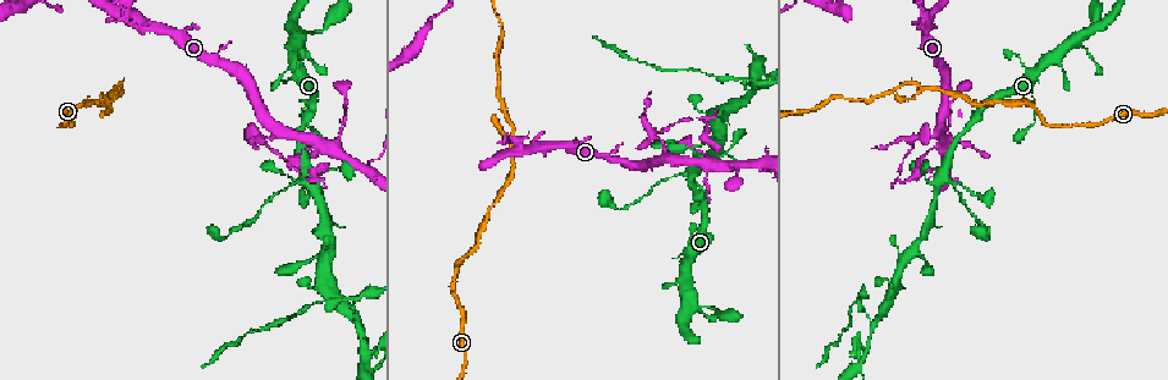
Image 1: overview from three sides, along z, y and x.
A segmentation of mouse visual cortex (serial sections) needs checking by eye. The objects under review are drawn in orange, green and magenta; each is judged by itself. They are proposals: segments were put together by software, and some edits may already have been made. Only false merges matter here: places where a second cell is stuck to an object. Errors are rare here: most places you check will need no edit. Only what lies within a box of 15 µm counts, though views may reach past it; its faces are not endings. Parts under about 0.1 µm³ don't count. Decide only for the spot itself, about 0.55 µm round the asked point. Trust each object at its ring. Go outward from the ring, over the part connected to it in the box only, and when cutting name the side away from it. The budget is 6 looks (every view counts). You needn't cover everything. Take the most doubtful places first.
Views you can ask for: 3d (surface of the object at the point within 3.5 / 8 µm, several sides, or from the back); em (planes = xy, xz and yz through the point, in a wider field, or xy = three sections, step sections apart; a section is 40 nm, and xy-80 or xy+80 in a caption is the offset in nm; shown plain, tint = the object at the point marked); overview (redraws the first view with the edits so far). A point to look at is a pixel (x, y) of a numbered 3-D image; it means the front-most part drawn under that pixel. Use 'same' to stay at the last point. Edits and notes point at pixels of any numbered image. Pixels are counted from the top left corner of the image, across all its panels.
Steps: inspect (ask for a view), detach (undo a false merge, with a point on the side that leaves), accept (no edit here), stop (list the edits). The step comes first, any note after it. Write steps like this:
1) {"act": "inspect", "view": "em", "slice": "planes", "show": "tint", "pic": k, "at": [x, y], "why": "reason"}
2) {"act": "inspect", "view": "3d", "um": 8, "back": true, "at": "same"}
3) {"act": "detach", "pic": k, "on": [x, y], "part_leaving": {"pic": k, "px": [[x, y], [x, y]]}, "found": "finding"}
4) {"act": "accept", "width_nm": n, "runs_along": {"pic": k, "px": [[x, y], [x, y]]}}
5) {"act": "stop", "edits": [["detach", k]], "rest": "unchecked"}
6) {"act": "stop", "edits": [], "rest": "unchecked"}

{"act": "inspect", "view": "3d", "um": 8, "pic": 1, "at": [877, 319], "why": "three-way junction"}

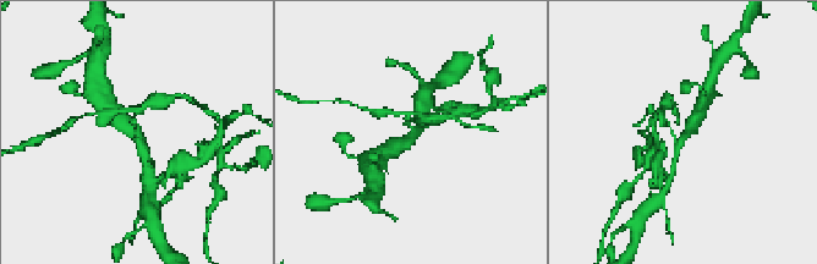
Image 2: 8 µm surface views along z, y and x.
{"act": "inspect", "view": "em", "slice": "planes", "show": "tint", "pic": 2, "at": [682, 137], "arms": 3, "arm_widths_nm": [100, 150, 450]}

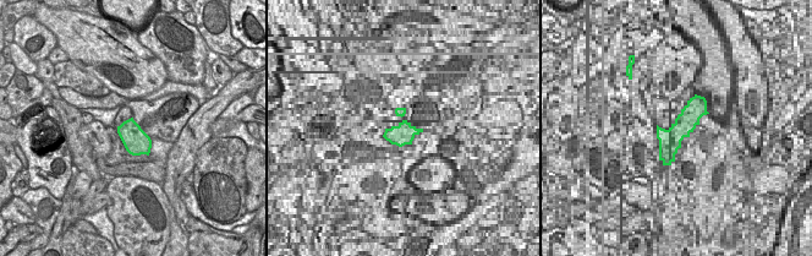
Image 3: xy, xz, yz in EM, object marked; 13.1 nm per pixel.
{"act": "detach", "pic": 2, "on": [137, 110], "part_leaving": {"pic": 2, "px": [[409, 125], [404, 113], [380, 114]]}, "found": "two cells meet here"}

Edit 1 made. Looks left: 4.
{"act": "inspect", "view": "3d", "um": 8, "pic": 1, "at": [651, 138], "why": "calibre changes"}

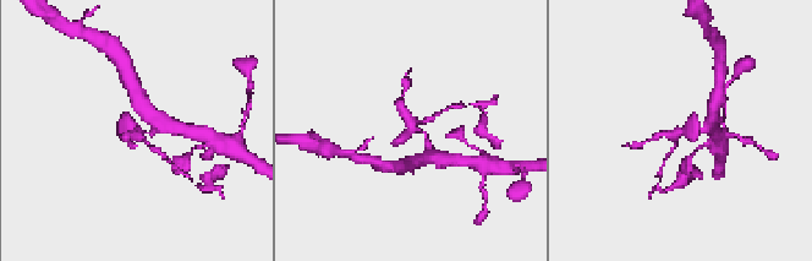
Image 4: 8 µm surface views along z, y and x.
{"act": "inspect", "view": "3d", "um": 3.5, "pic": 4, "at": [413, 131], "why": "closer look"}

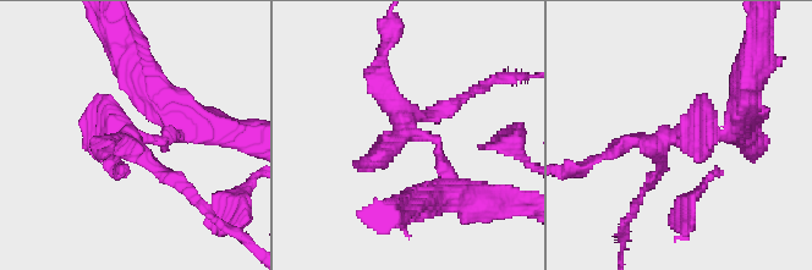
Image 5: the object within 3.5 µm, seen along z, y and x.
{"act": "inspect", "view": "em", "slice": "xy", "step": 5, "show": "tint", "pic": 5, "at": [133, 140]}

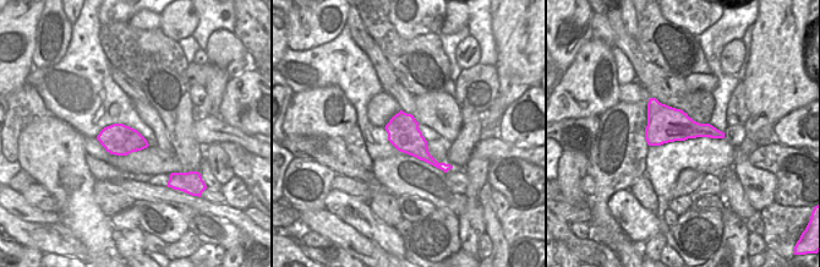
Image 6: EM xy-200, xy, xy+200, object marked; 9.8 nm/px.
{"act": "accept", "runs_along": {"pic": 5, "px": [[731, 128], [665, 139], [647, 188]]}, "found": "one cell here"}

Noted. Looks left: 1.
{"act": "stop", "edits": [["detach", 2]], "rest": "unchecked"}

